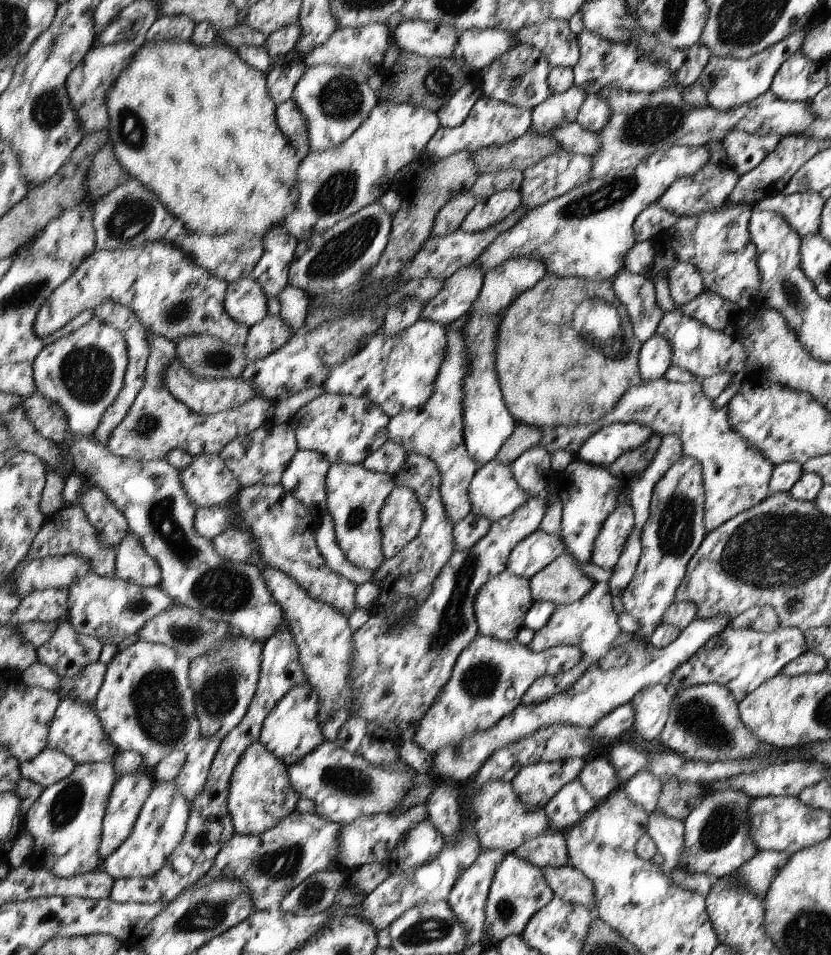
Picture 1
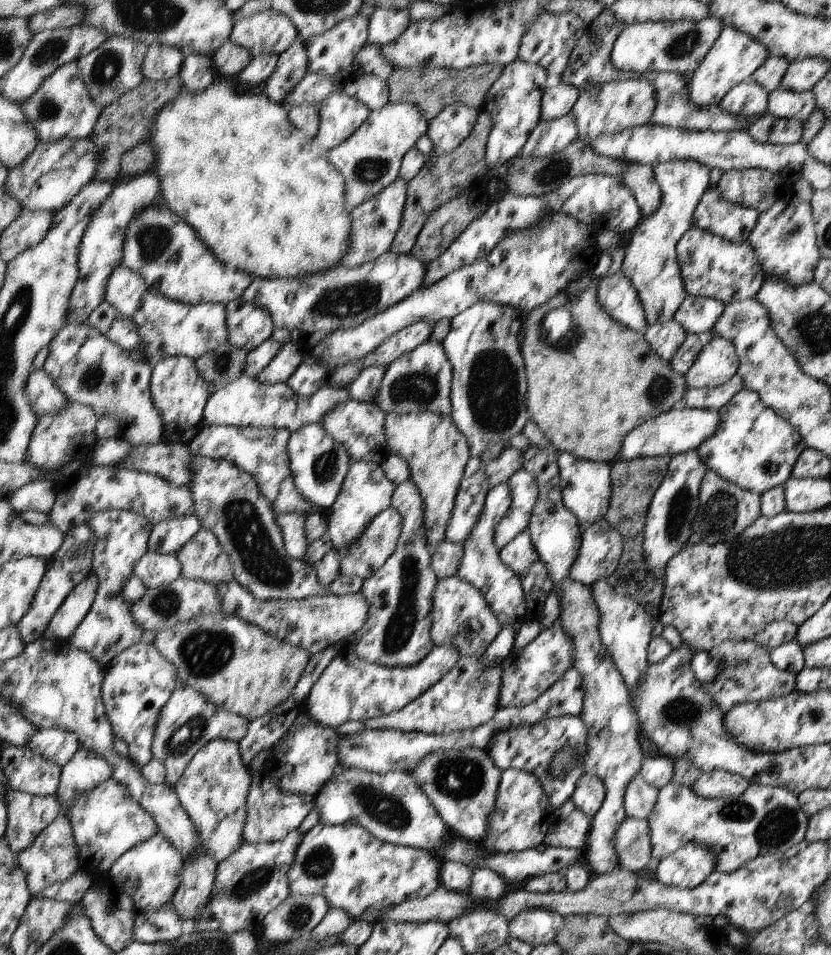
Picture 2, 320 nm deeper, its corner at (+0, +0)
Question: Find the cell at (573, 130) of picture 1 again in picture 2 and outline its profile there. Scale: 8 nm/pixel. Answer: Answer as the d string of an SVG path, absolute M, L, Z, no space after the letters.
M624 161L627 164L622 176L623 184L630 190L644 218L657 211L661 205L661 192L656 182L653 166Z

